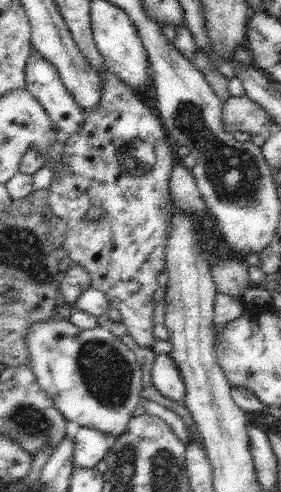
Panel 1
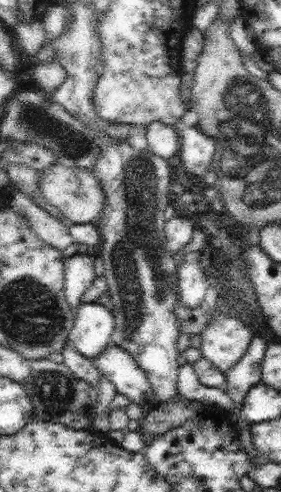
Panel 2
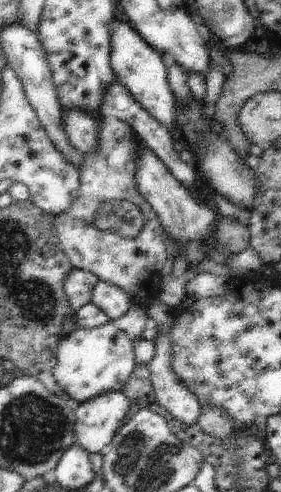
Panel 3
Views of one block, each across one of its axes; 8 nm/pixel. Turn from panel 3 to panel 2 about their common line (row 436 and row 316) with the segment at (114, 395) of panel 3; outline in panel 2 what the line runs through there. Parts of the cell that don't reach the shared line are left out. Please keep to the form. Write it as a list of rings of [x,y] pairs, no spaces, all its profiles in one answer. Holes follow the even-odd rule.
[[[79,302],[73,314],[75,322],[67,334],[67,342],[73,342],[73,346],[95,364],[97,356],[111,344],[113,312],[95,302]]]

